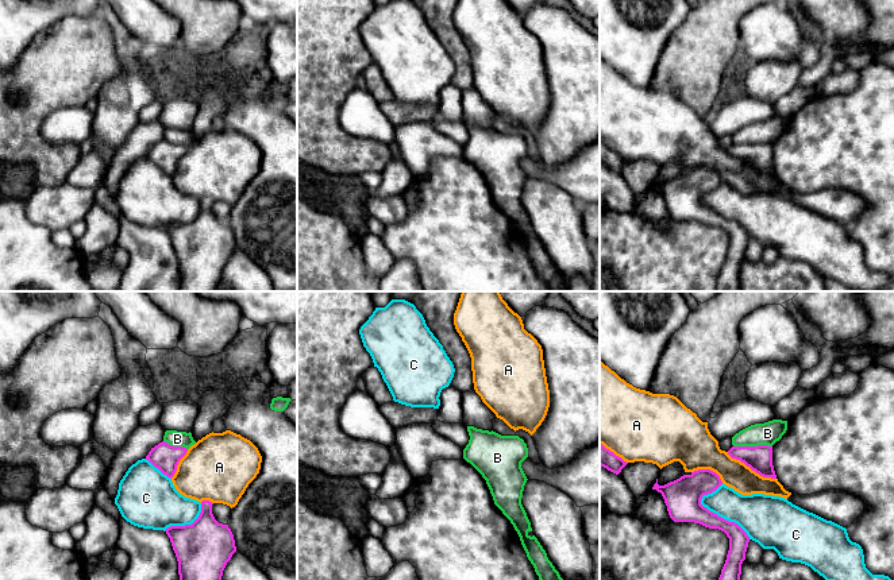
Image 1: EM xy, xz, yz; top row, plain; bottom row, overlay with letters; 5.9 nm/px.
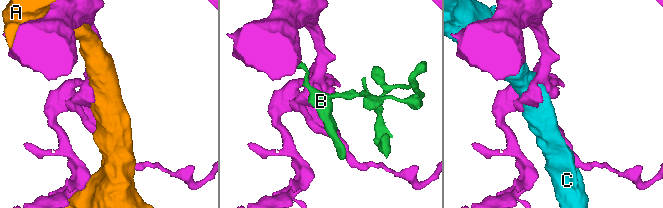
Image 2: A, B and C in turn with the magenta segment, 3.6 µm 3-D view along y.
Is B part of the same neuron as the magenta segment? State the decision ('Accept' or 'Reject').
Reject

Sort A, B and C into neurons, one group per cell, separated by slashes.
A / B / C

